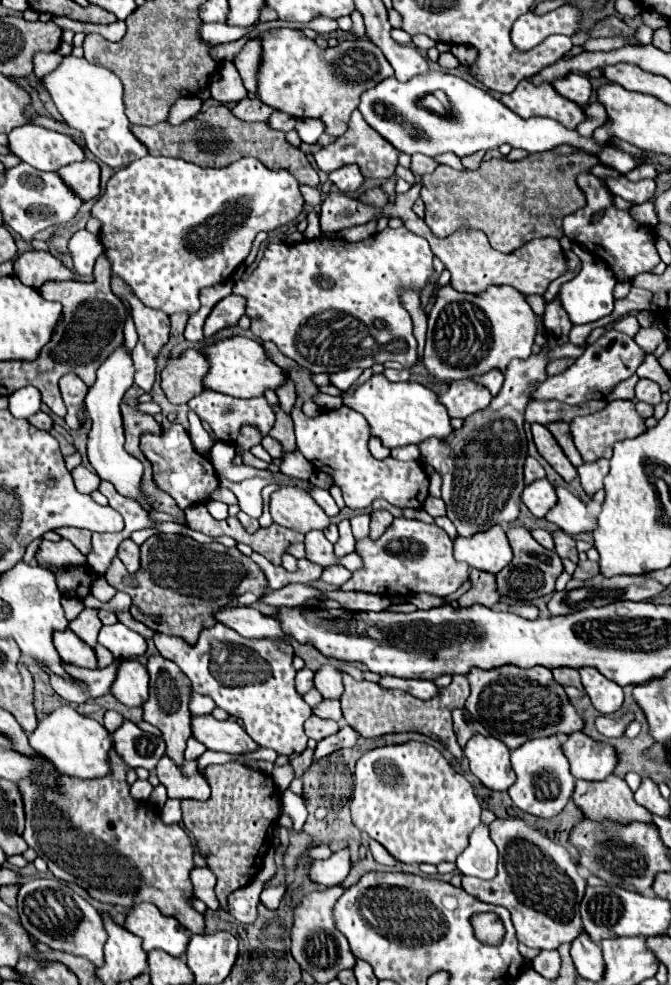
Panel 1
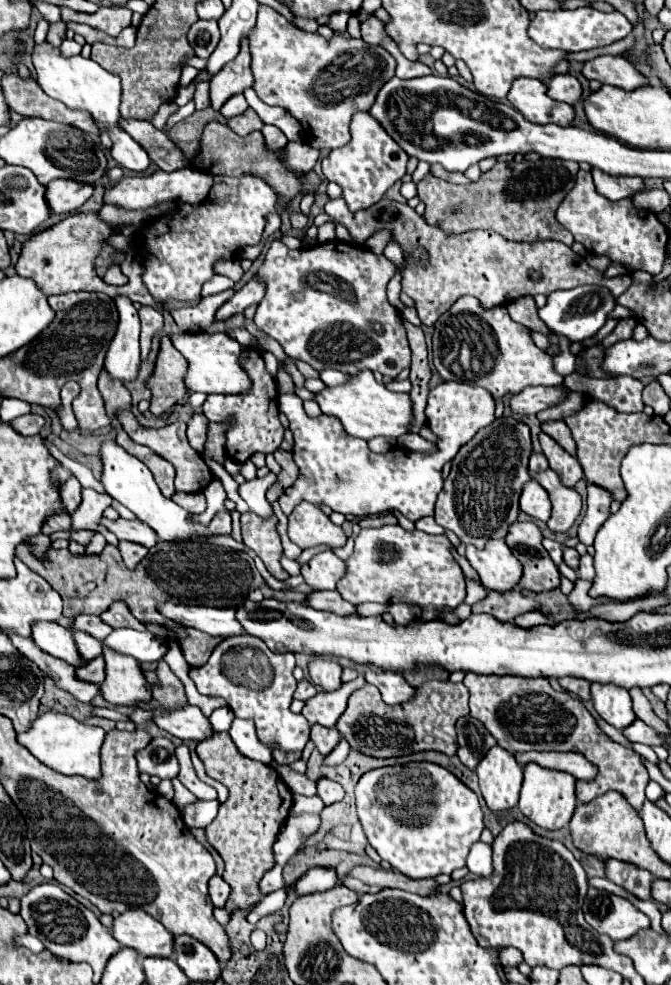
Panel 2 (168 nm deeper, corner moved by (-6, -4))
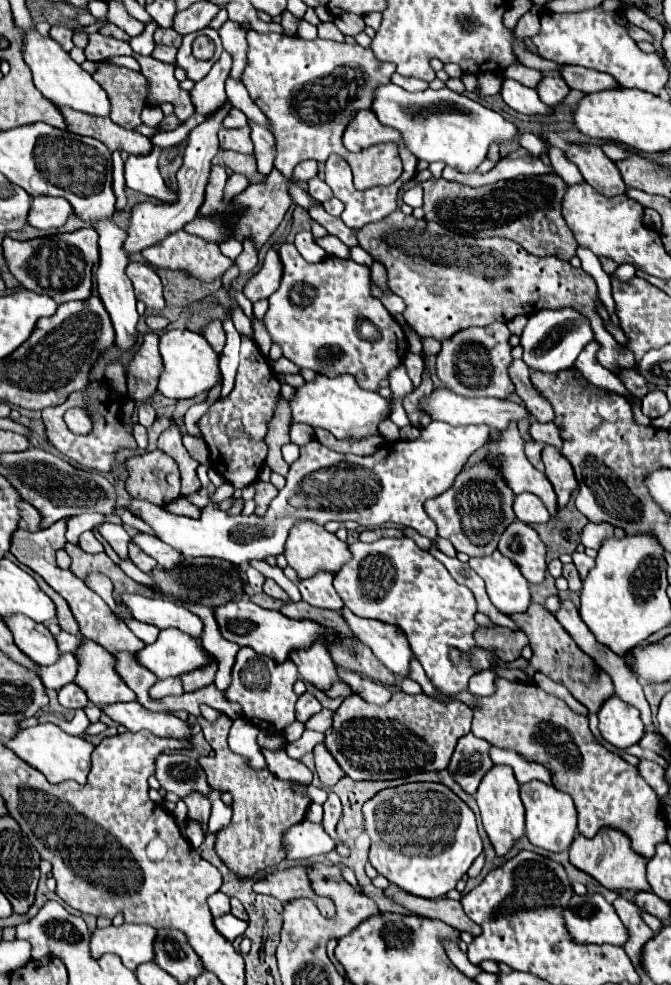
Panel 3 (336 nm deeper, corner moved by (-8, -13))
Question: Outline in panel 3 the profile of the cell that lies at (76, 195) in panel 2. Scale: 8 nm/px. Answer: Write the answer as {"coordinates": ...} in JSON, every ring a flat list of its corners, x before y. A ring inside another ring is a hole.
{"coordinates":[[34,197,28,211,28,225,36,229,62,227,72,215,68,201,62,197]]}

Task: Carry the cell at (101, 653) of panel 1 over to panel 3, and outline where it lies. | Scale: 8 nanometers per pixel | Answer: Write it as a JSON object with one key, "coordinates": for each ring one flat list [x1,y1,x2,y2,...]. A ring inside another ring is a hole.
{"coordinates":[[74,683,64,685,64,689,58,691,58,701,60,701,60,705,64,705,68,709,84,709,88,705,86,693]]}

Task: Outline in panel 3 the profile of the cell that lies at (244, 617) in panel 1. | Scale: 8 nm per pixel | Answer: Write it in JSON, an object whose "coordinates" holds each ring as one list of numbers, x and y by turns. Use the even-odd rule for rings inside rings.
{"coordinates":[[124,593,122,603,126,605,128,613,142,623,154,625,158,629,168,629,176,627,184,633,192,633,192,637,200,639,202,633,202,621,190,613,188,609,180,607,178,603,170,599,160,599,160,597,146,597,146,595,136,595,136,593]]}

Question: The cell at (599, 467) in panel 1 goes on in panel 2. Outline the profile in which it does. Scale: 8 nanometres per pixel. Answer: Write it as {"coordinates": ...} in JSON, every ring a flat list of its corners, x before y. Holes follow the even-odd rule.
{"coordinates":[[588,484,588,498,586,498,586,516,578,528,578,538,582,544,592,546,594,538,600,530,600,526,606,522,610,516,610,502,612,494,596,484]]}

